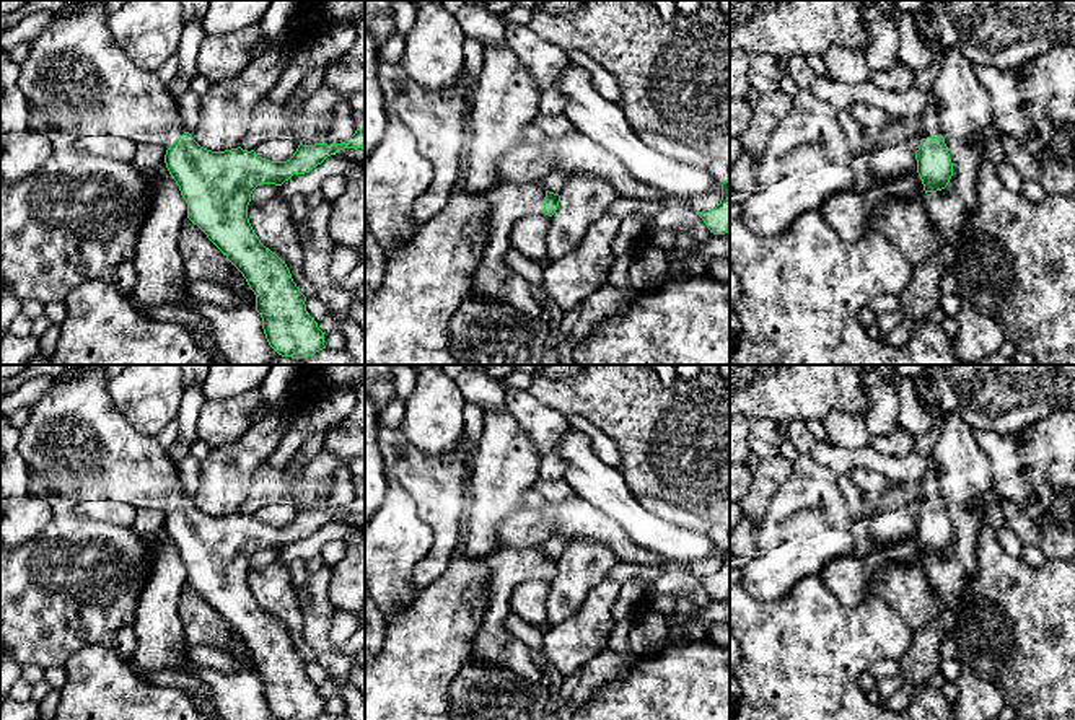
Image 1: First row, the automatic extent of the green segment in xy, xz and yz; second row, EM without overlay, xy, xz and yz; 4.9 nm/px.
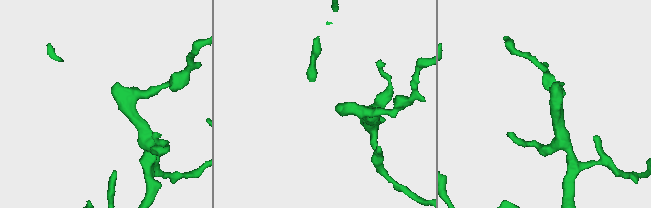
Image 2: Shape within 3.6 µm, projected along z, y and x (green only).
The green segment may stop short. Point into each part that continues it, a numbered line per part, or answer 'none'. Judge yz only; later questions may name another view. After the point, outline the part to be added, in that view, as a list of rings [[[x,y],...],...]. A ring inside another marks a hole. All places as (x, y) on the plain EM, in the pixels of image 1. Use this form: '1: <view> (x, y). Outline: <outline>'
1: yz (929, 487). Outline: [[[928,471],[925,477],[915,484],[915,489],[920,505],[943,500],[940,492],[940,477],[933,471]]]

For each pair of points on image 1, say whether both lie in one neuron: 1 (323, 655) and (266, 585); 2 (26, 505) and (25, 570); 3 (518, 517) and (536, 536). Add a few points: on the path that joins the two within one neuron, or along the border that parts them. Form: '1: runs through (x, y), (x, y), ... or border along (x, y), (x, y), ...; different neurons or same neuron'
1: border along (293, 593), (302, 614), (303, 637), (316, 660); different neurons
2: border along (51, 515), (46, 528), (36, 538), (17, 548); different neurons
3: runs through (520, 522), (531, 533); same neuron

